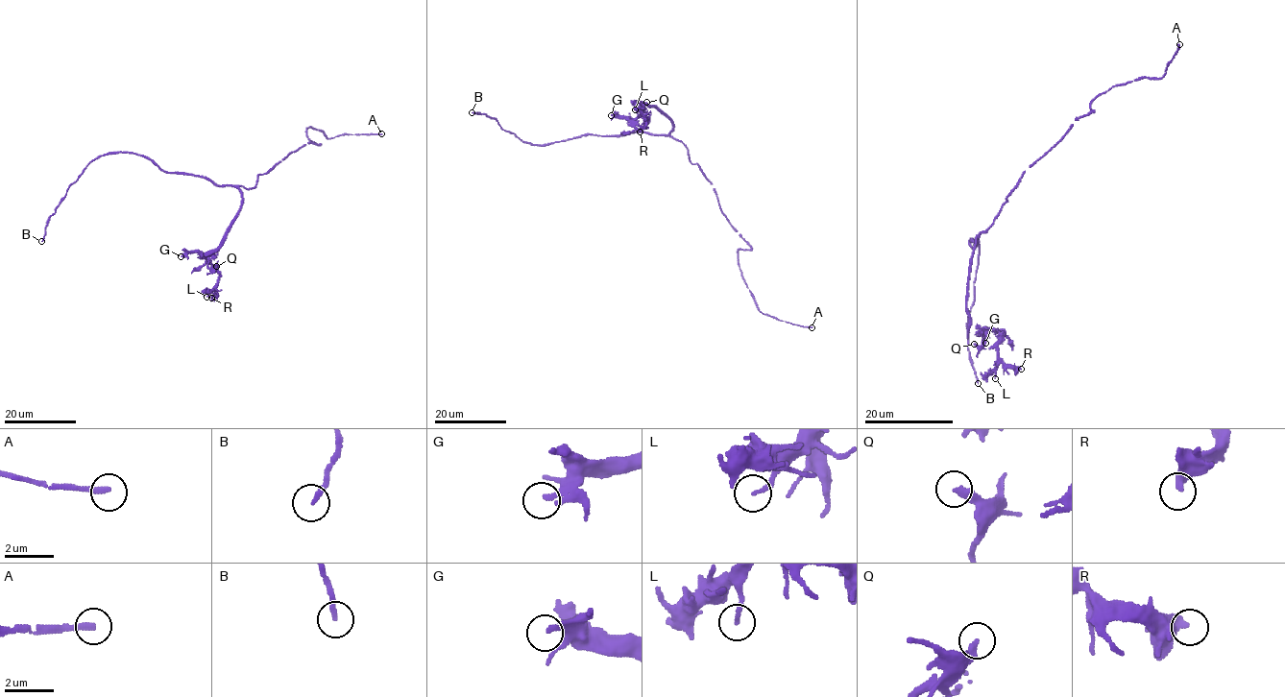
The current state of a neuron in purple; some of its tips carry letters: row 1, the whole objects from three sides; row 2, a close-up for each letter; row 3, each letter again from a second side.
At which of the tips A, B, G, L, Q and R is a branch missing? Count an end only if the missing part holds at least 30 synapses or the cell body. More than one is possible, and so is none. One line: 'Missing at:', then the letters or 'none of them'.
Missing at: A

